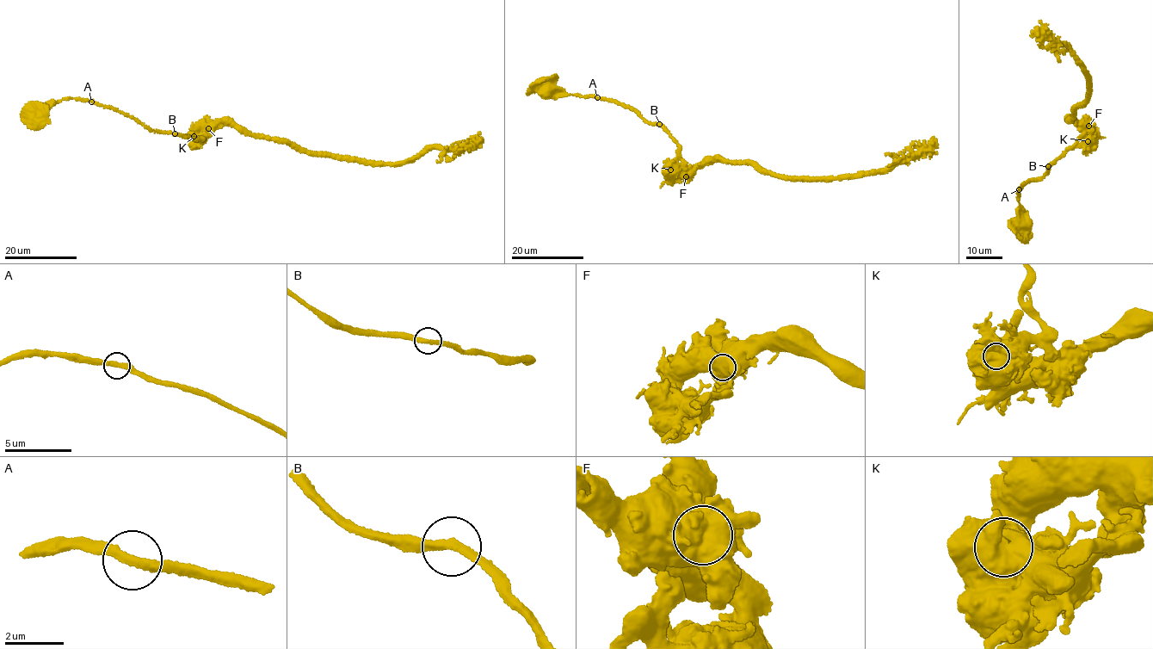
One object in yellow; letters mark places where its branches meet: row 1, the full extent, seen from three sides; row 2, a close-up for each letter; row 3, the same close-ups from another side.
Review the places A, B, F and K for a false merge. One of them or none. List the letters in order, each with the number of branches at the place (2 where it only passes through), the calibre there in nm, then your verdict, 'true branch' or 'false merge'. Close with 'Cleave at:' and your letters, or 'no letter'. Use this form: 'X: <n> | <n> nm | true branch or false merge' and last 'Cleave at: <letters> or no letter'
A: 2 | 360 nm | true branch
B: 2 | 300 nm | true branch
F: 1 | 1050 nm | true branch
K: 1 | 1100 nm | false merge
Cleave at: K

